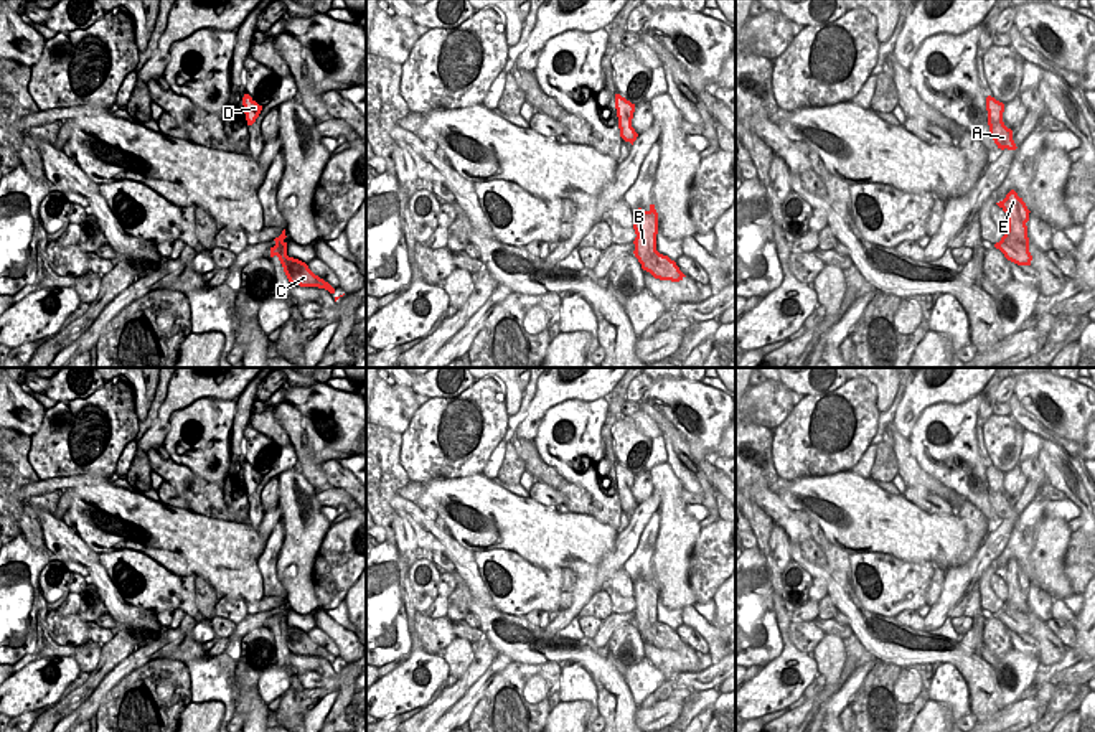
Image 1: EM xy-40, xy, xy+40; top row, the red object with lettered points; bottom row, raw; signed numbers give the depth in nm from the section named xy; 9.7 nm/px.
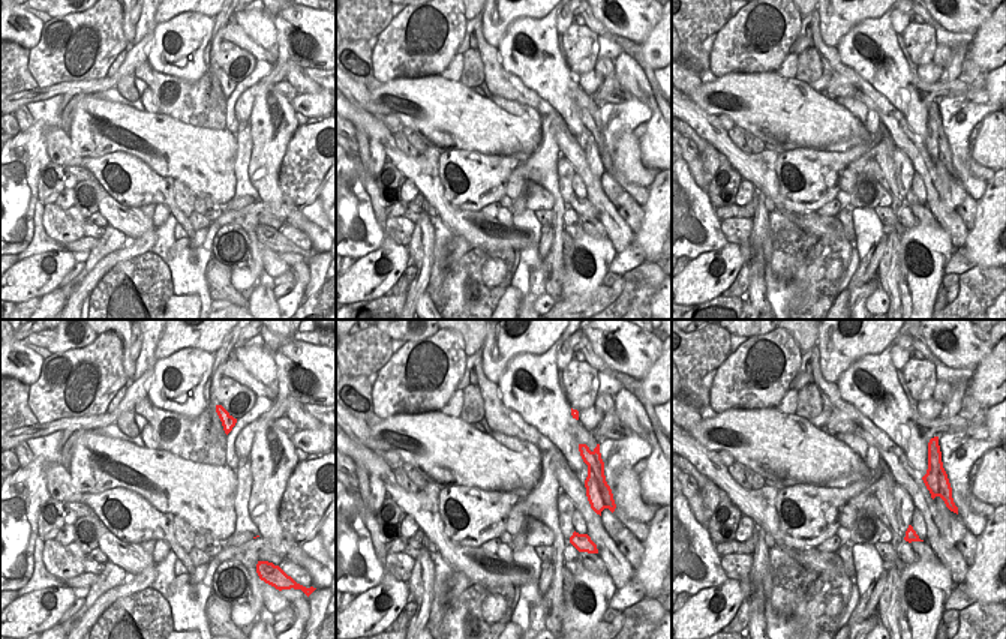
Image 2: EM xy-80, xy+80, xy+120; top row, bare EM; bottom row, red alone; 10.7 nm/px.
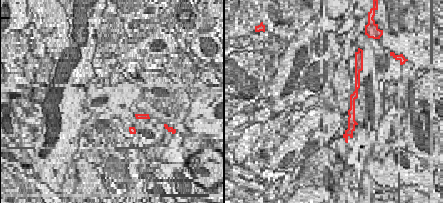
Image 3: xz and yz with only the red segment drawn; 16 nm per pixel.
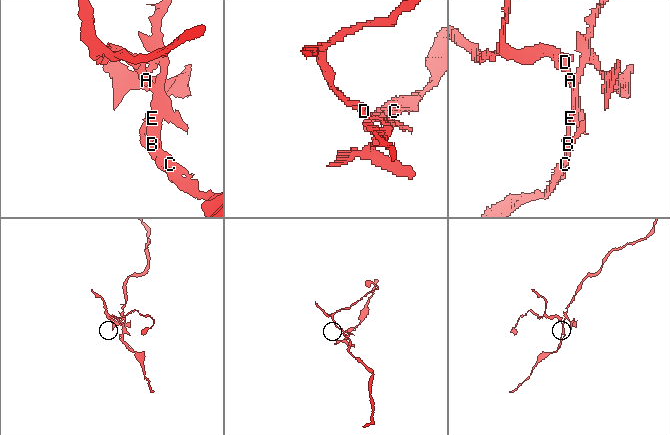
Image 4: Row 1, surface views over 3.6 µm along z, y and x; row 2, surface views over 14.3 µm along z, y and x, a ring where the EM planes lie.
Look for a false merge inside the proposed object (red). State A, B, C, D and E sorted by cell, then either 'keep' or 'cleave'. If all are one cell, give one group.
A D E / B C; cleave

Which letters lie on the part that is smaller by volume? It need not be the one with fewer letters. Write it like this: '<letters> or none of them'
B, C

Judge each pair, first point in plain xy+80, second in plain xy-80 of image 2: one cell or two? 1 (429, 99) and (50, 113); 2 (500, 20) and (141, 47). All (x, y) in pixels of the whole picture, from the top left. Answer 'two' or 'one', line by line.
1: two
2: one

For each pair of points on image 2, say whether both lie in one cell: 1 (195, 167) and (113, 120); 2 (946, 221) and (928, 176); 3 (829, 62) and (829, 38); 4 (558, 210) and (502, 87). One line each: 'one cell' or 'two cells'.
1: one cell
2: one cell
3: two cells
4: two cells

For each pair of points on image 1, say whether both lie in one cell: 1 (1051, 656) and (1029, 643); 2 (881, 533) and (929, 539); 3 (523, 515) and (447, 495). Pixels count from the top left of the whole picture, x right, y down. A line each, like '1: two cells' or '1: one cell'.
1: two cells
2: one cell
3: one cell

